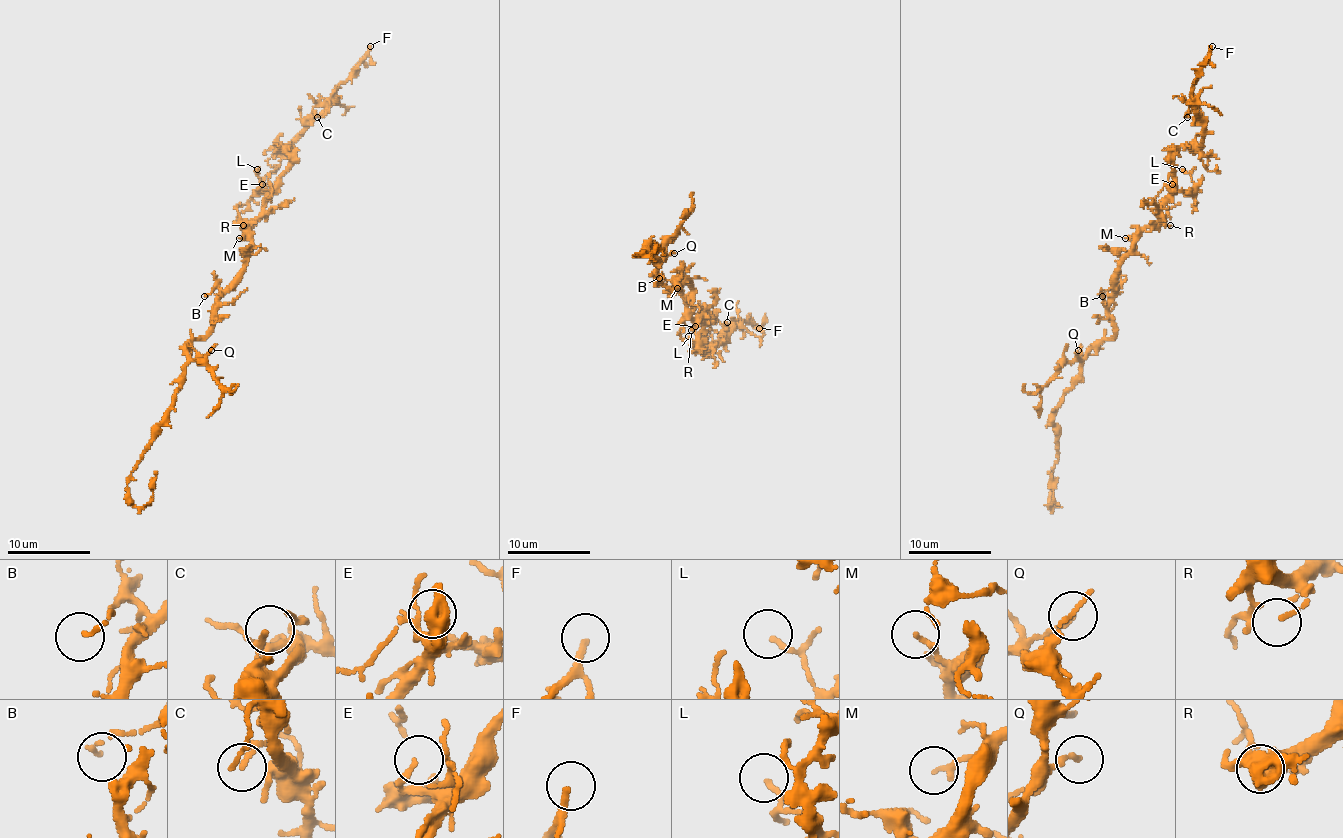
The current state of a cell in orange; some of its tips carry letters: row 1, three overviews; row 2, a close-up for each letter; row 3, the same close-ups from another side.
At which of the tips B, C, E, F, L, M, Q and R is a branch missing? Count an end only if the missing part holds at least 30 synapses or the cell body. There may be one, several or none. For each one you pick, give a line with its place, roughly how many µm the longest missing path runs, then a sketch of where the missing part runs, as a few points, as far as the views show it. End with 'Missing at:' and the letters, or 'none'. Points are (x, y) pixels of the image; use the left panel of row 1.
F: (370, 46) | 25 µm | (370, 46), (379, 38), (384, 40), (395, 58), (399, 85), (409, 98), (437, 100), (455, 94), (465, 83)
Missing at: F

